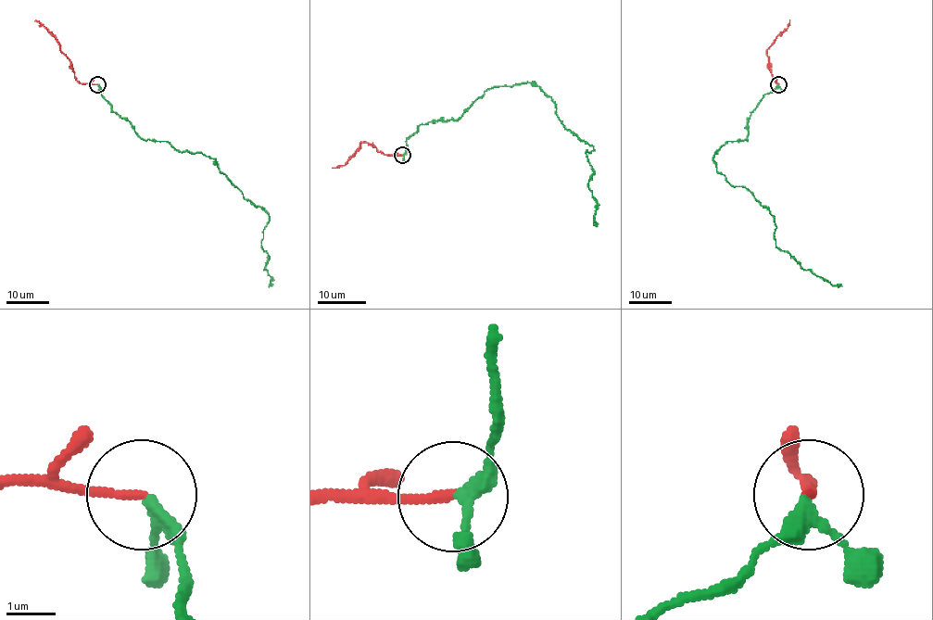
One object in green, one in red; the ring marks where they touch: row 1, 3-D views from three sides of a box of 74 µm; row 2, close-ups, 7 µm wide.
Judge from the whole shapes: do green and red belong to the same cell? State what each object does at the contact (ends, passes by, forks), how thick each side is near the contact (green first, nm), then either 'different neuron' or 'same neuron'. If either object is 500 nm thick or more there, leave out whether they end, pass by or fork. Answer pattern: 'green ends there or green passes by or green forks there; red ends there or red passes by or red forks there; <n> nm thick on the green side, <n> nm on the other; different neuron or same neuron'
green passes by; red ends there; 200 nm thick on the green side, 180 nm on the other; different neuron

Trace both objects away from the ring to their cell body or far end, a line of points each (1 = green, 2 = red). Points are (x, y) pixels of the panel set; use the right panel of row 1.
1: (777, 84), (750, 112), (747, 140), (715, 153), (716, 170), (764, 207), (776, 246), (842, 286)
2: (777, 84), (773, 75), (767, 49), (788, 28), (789, 20)

